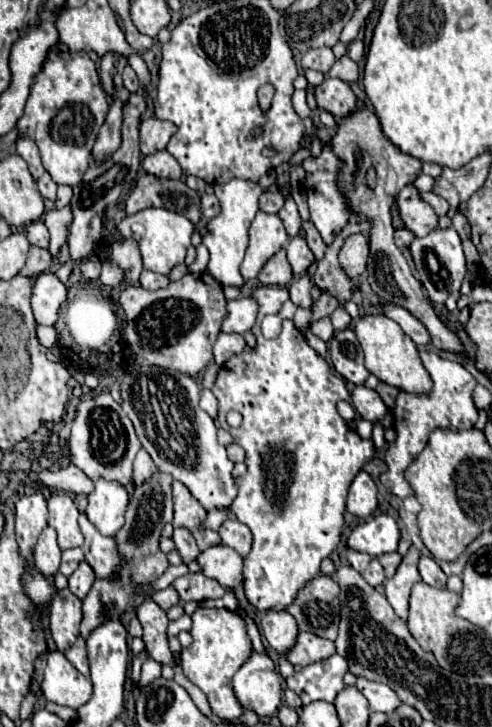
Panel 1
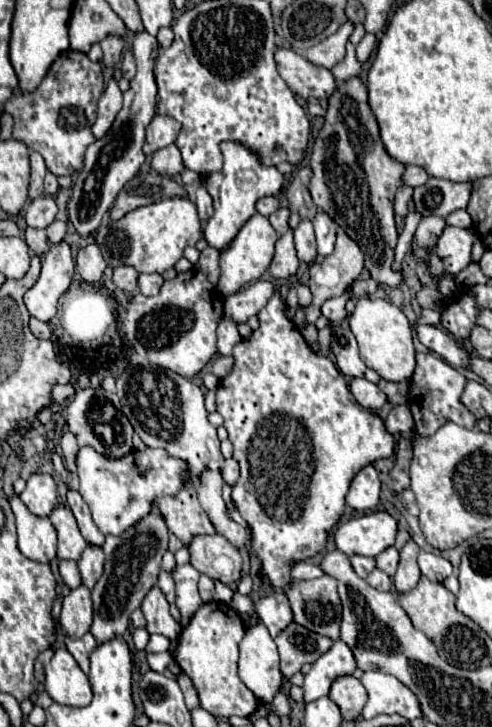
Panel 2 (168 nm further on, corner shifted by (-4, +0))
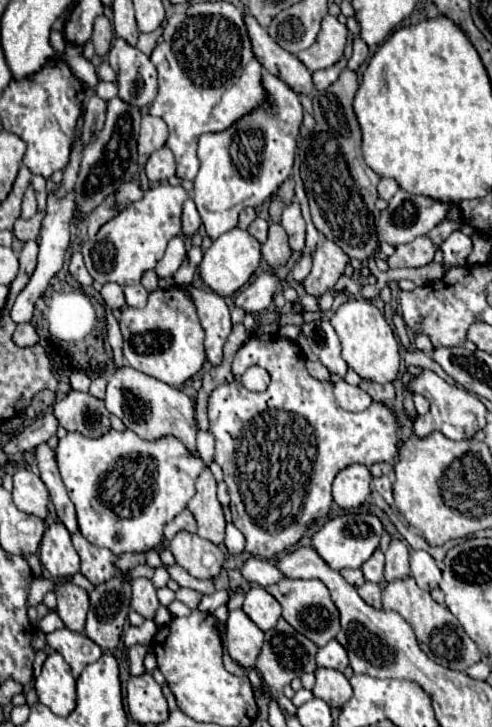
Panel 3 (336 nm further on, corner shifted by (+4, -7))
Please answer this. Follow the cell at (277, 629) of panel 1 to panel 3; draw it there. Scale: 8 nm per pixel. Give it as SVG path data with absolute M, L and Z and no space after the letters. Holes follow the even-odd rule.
M250 587L242 609L262 631L272 629L280 619L280 603L262 587Z

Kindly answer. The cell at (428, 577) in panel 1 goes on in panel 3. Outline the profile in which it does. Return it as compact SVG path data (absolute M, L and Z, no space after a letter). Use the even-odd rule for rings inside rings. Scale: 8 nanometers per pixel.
M410 551L410 569L416 583L426 591L436 589L442 579L440 569L436 567L436 561L426 551Z

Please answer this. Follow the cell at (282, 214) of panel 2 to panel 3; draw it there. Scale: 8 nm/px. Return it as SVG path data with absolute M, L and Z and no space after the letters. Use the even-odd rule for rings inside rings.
M256 217L256 219L252 221L252 225L248 227L248 233L250 233L254 239L258 239L260 243L264 243L264 241L266 241L266 235L268 235L268 221Z

